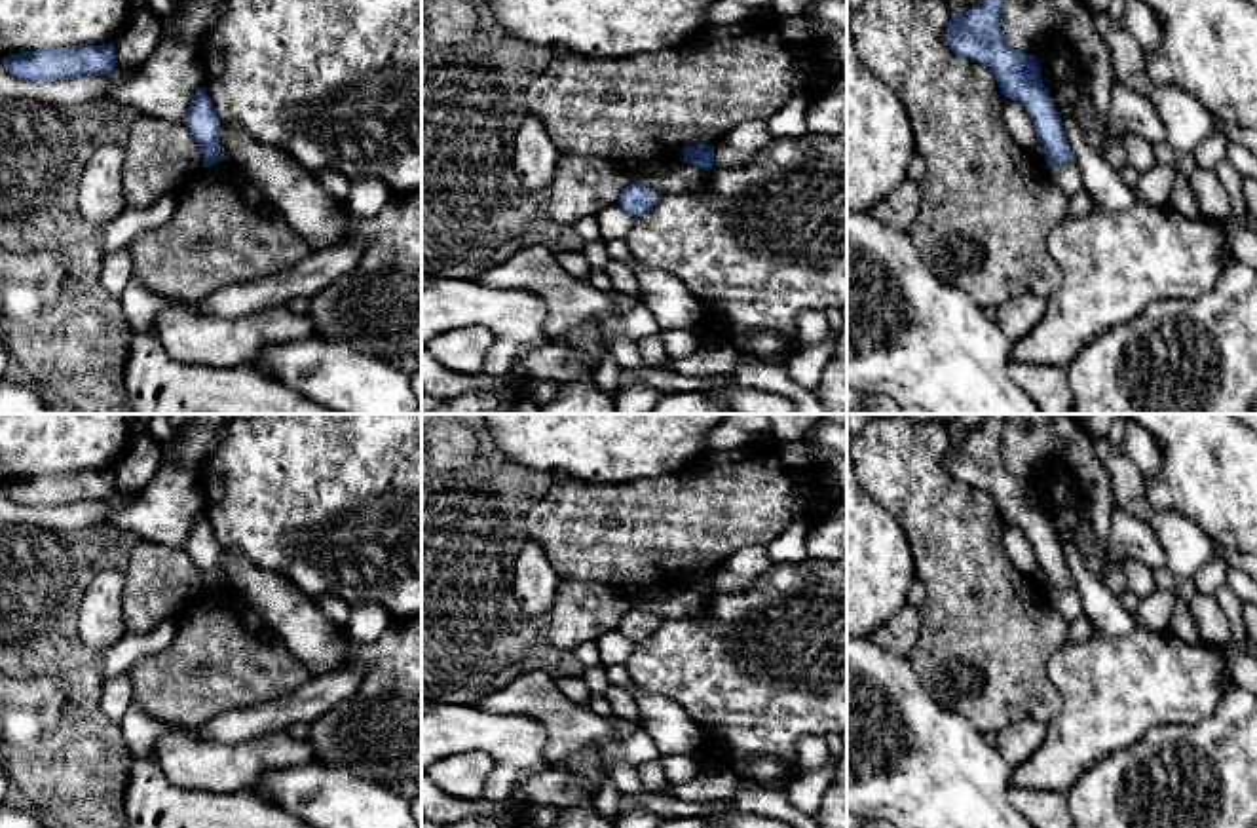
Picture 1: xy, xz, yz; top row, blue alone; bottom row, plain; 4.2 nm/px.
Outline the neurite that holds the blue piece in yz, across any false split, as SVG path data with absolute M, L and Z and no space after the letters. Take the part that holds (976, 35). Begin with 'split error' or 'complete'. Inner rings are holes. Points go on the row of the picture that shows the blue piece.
complete; M980 0L972 9L951 13L946 46L961 57L989 66L1003 97L1018 101L1027 110L1046 150L1046 167L1075 163L1061 118L1042 84L1039 61L1004 42L1003 2Z

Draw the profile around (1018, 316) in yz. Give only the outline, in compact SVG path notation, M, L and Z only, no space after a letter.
M1023 292L997 308L997 325L1010 346L1027 336L1037 327L1046 304L1046 298L1033 292Z

